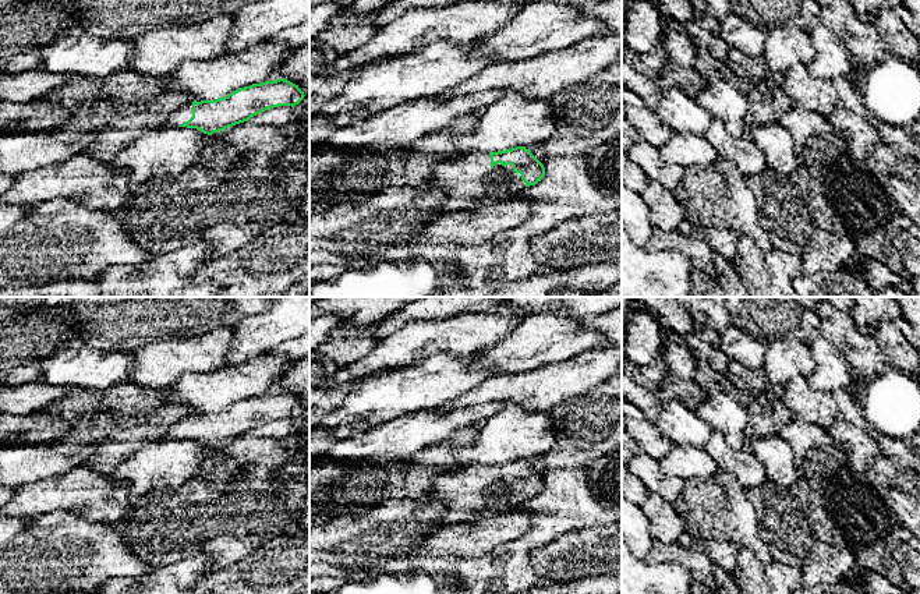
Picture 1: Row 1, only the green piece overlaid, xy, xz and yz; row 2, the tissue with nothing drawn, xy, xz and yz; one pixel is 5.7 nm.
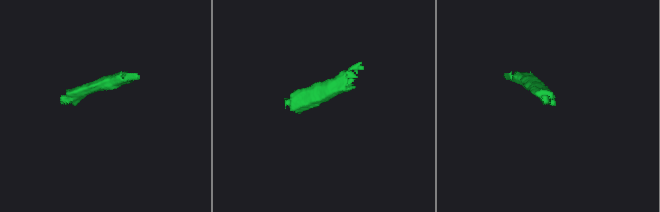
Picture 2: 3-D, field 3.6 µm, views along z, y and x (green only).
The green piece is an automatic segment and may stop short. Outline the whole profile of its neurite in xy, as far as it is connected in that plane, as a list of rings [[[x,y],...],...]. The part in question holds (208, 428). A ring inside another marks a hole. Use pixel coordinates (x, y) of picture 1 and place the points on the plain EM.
[[[279,390],[240,400],[215,413],[190,414],[173,422],[166,438],[197,441],[212,448],[279,418],[294,420],[304,411],[298,397]]]

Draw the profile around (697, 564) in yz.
[[[655,540],[648,554],[648,559],[652,563],[679,563],[687,570],[693,581],[700,581],[701,584],[712,590],[715,590],[716,587],[716,579],[712,573],[714,563],[703,551],[697,548],[686,549],[679,542],[665,544]]]

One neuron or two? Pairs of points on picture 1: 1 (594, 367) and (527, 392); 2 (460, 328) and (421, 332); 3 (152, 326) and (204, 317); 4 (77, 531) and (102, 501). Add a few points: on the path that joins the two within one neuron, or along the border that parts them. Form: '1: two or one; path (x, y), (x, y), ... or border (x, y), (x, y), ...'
1: one; path (577, 375), (544, 388)
2: one; path (450, 332), (431, 332)
3: one; path (165, 317), (191, 317)
4: two; border (55, 511), (73, 511), (89, 520), (116, 524)

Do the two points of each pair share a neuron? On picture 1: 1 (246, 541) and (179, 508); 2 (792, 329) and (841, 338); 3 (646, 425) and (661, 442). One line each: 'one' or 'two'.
1: one
2: two
3: one

